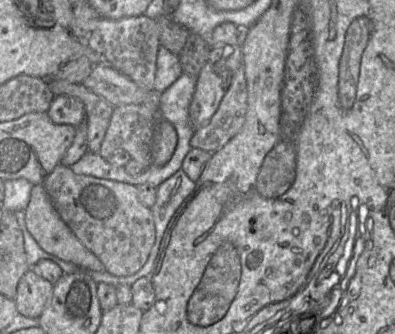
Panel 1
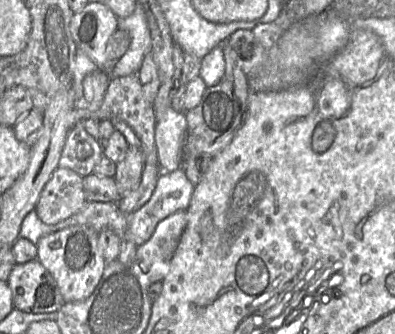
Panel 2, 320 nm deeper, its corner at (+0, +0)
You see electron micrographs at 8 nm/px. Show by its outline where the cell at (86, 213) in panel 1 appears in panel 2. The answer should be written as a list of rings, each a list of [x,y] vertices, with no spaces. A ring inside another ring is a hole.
[[[58,167],[41,192],[36,212],[42,222],[53,225],[76,214],[86,203],[83,177]]]

